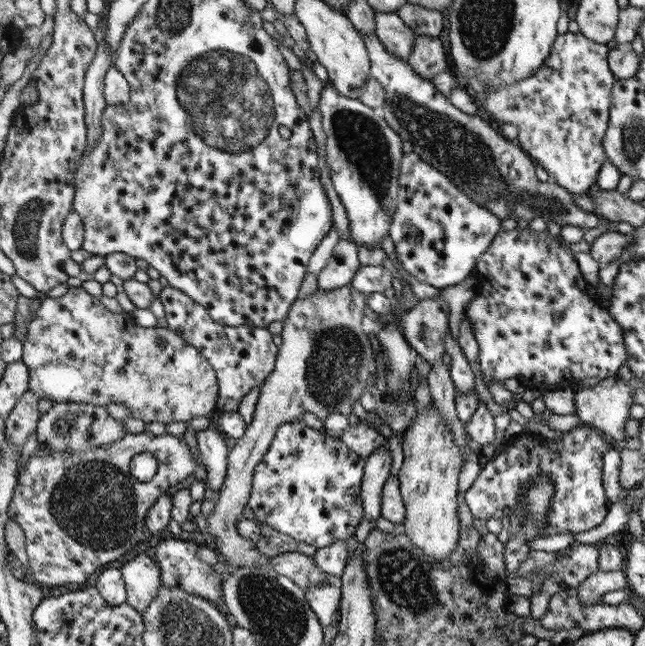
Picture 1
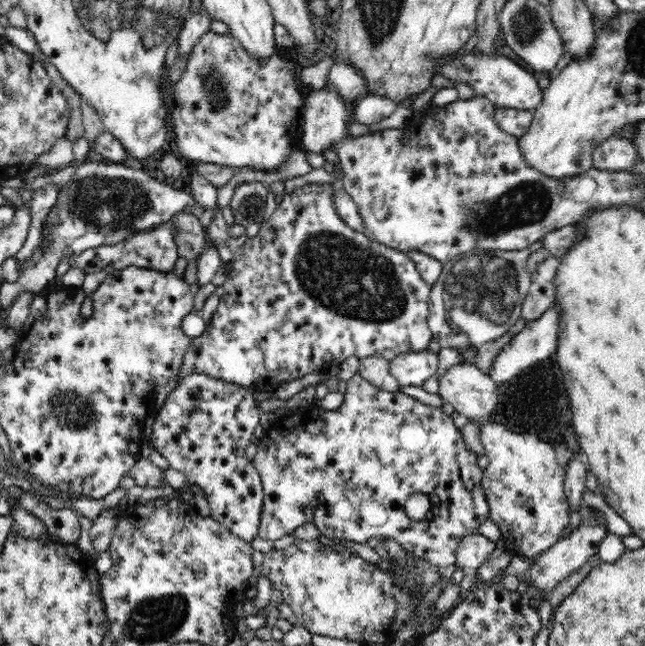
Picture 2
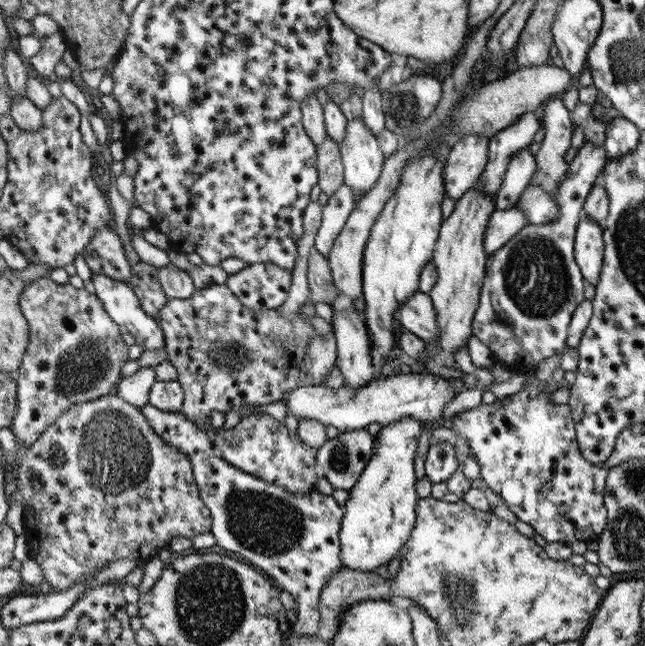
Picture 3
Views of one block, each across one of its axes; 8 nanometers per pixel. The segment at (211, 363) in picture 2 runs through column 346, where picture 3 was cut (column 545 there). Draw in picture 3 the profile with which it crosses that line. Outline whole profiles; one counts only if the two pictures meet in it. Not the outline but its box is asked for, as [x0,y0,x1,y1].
[471,142,607,374]

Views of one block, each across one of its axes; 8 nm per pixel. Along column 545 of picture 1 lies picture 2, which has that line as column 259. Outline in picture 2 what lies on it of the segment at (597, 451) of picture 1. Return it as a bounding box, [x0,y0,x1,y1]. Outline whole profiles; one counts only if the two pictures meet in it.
[250,372,490,568]

